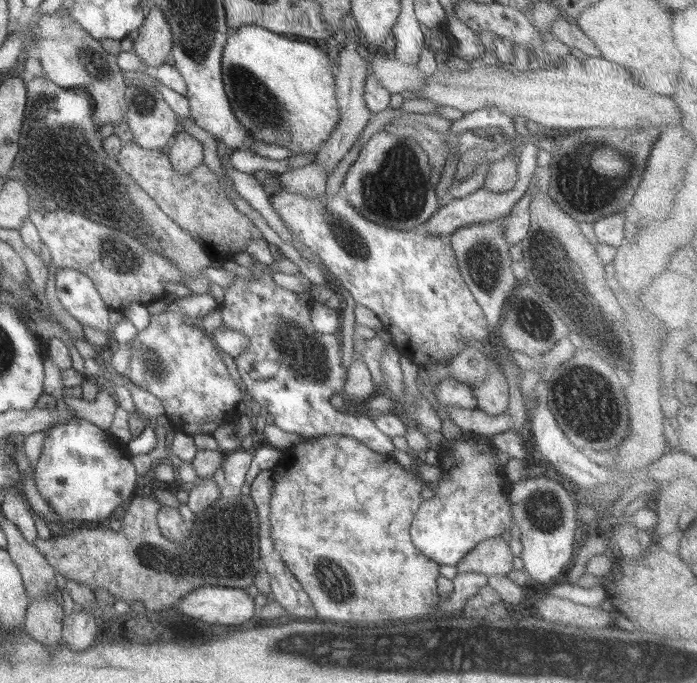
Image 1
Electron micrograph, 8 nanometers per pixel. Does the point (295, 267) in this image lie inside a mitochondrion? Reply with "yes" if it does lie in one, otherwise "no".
no

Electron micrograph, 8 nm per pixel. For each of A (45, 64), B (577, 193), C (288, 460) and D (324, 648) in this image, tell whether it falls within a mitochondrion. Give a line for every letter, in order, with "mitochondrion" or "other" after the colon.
A: other
B: mitochondrion
C: other
D: mitochondrion

